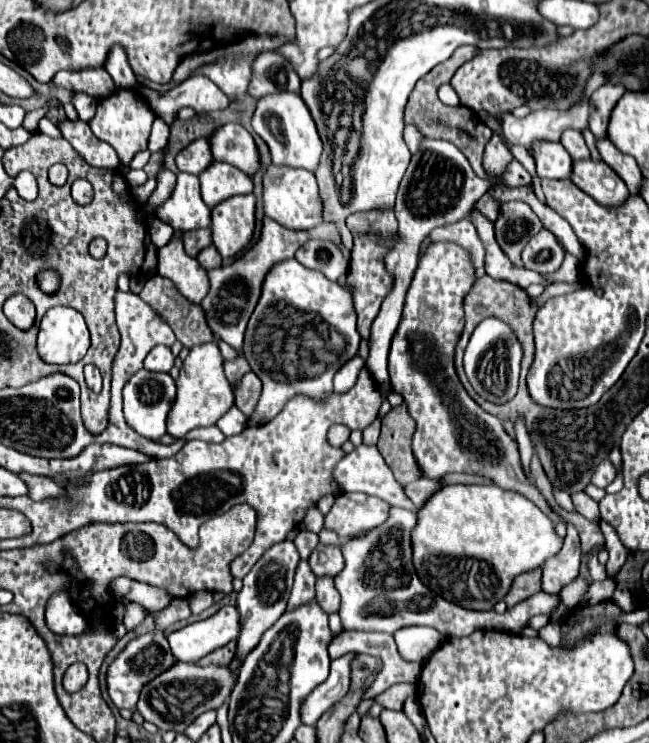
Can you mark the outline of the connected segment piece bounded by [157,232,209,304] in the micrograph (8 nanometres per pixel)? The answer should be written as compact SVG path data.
M175 232L171 242L159 250L157 268L161 276L169 278L183 292L183 296L195 304L199 304L199 300L209 292L207 270L201 268L195 258L185 254L181 232Z

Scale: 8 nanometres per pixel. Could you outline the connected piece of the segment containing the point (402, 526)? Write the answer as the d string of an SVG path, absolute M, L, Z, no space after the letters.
M391 508L391 516L385 524L369 530L365 536L349 538L343 546L345 568L335 576L335 586L341 594L339 616L345 630L373 630L395 634L405 626L431 626L443 636L469 636L475 630L499 630L509 634L521 634L535 614L551 614L559 596L537 592L521 604L497 614L495 610L473 612L459 608L447 600L435 598L431 590L421 584L411 562L411 530L415 526L415 512L405 508Z

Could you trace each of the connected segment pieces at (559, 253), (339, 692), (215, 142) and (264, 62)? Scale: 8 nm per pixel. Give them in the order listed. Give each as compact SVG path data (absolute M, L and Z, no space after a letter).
M541 230L537 236L533 236L521 252L523 266L539 274L555 272L561 266L563 256L565 252L559 248L557 238L549 230Z
M345 654L343 658L331 662L329 678L305 698L305 704L301 704L301 724L315 724L323 712L349 692L349 668L353 656L355 654Z
M223 124L209 136L215 160L229 162L249 176L259 168L259 152L251 134L241 124Z
M263 52L253 62L253 76L249 84L249 94L253 98L263 98L275 92L299 92L299 76L293 66L277 52Z

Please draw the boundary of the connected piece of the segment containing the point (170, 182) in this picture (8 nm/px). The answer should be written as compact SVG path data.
M163 168L161 174L157 176L157 188L151 194L151 198L149 198L149 206L161 204L169 196L169 190L173 190L173 186L175 186L175 174Z

